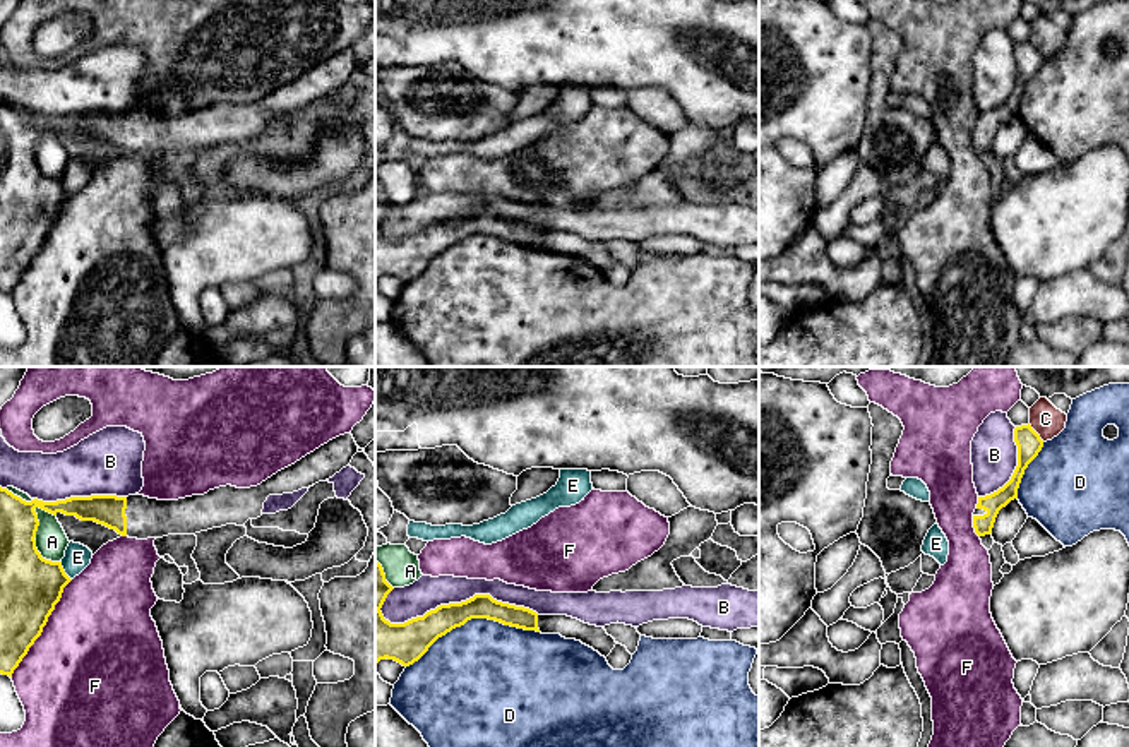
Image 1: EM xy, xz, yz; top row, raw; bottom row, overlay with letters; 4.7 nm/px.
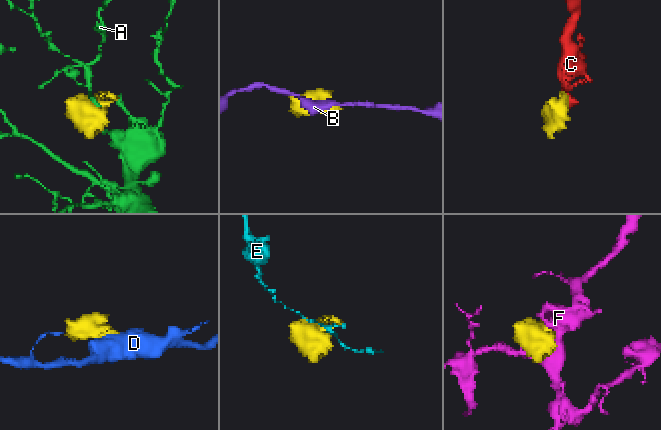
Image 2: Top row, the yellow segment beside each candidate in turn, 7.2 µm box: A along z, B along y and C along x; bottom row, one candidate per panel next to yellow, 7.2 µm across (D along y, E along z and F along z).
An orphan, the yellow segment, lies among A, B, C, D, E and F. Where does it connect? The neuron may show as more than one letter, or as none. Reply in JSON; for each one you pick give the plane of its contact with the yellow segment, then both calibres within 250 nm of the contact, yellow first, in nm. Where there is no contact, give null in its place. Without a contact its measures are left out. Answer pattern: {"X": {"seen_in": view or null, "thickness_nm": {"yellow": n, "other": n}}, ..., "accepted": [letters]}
{"accepted": []}

